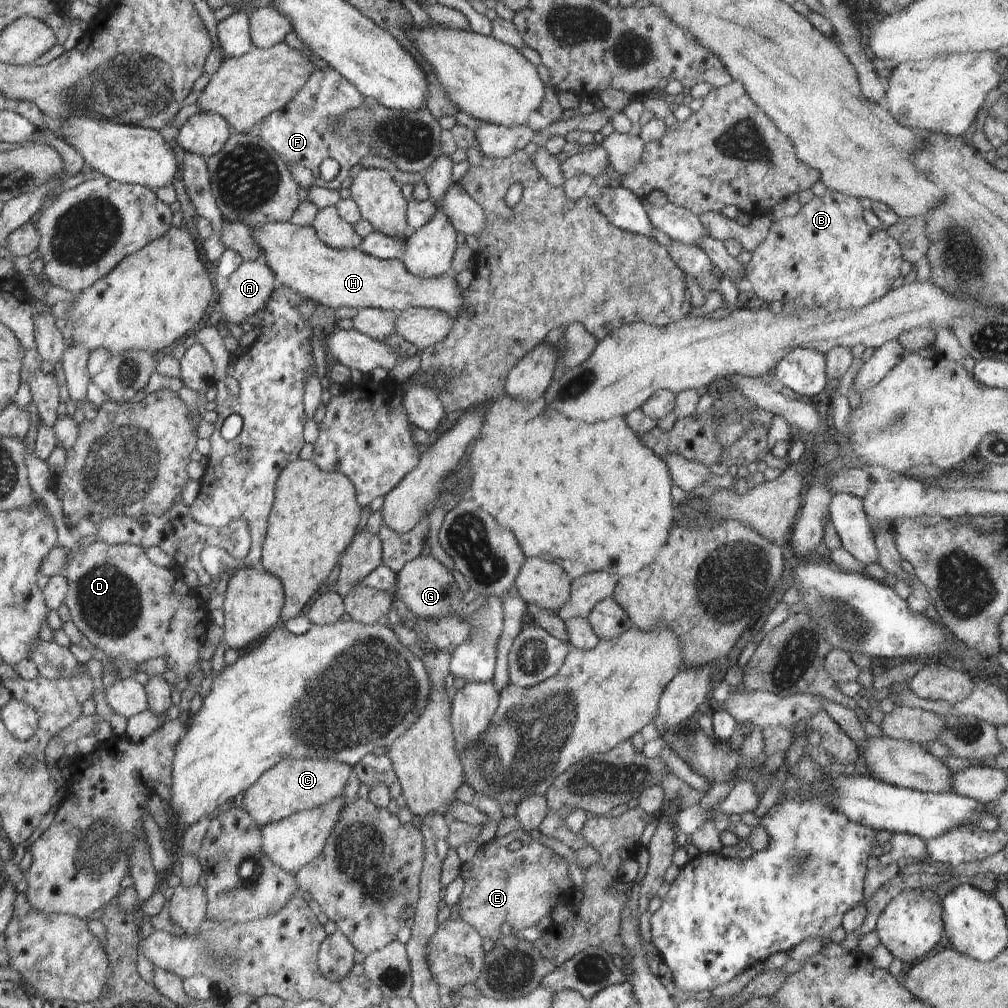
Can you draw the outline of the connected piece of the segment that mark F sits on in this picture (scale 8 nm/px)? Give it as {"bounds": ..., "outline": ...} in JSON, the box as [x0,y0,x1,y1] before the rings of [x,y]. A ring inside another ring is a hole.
{"bounds":[259,66,378,190],"outline":[[[328,66],[326,71],[314,70],[303,88],[298,90],[298,95],[294,96],[284,108],[272,112],[264,120],[260,120],[259,137],[270,144],[271,148],[278,156],[282,157],[287,164],[298,164],[302,168],[309,169],[314,176],[314,185],[330,190],[341,190],[342,182],[349,176],[351,168],[361,164],[361,159],[367,156],[376,156],[364,142],[356,142],[354,138],[340,138],[338,134],[332,132],[332,124],[338,116],[344,118],[346,112],[364,108],[364,106],[374,106],[378,104],[376,100],[366,98],[358,93],[358,90],[332,66]],[[324,159],[336,160],[340,166],[338,176],[326,182],[320,178],[319,167]]]}

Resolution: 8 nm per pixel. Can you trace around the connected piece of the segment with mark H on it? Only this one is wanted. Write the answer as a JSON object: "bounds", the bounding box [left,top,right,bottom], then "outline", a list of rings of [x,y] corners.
{"bounds":[250,222,466,320],"outline":[[[268,222],[262,228],[250,232],[252,240],[264,252],[269,270],[279,283],[284,284],[302,298],[322,306],[336,309],[374,308],[394,312],[408,308],[430,308],[448,314],[450,320],[458,320],[466,300],[462,300],[464,290],[456,284],[454,275],[420,278],[408,272],[398,259],[378,259],[356,247],[338,250],[326,245],[311,227],[294,226],[290,222]]]}

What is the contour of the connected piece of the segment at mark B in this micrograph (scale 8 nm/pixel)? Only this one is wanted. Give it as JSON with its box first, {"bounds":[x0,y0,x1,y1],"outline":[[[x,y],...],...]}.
{"bounds":[745,190,903,314],"outline":[[[826,190],[826,194],[821,198],[814,197],[813,200],[810,200],[808,204],[802,206],[802,209],[796,216],[788,216],[780,218],[775,222],[771,222],[771,226],[766,236],[766,239],[752,251],[752,258],[750,262],[745,264],[746,266],[746,287],[750,288],[756,293],[759,299],[762,299],[764,302],[773,303],[773,302],[782,302],[784,306],[783,312],[785,314],[800,314],[802,310],[812,310],[812,308],[819,308],[824,306],[828,312],[836,312],[838,308],[840,309],[850,309],[854,308],[864,308],[868,304],[872,304],[876,300],[880,300],[890,292],[892,285],[895,280],[901,277],[901,264],[903,262],[902,252],[900,246],[889,236],[886,232],[882,232],[880,228],[871,228],[866,224],[866,220],[862,217],[863,208],[860,206],[860,202],[856,197],[846,195],[842,192]]]}

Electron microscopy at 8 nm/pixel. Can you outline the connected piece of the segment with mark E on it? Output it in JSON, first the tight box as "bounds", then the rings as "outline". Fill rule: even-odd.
{"bounds":[455,827,575,942],"outline":[[[518,827],[506,837],[496,837],[488,844],[482,844],[476,854],[463,863],[460,876],[464,888],[455,908],[463,922],[470,924],[480,937],[488,937],[495,942],[503,936],[503,924],[510,925],[512,934],[536,927],[564,900],[571,904],[575,888],[567,876],[568,865],[566,859],[534,841]],[[514,840],[520,842],[518,850],[508,848]]]}

